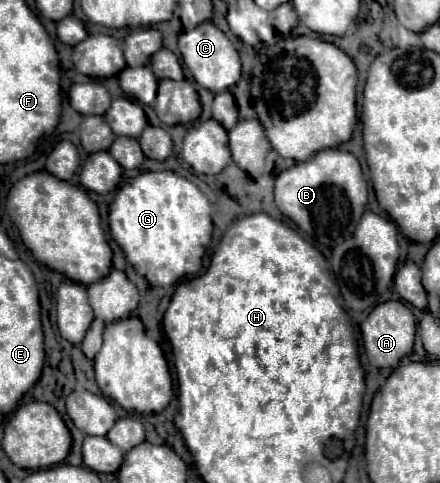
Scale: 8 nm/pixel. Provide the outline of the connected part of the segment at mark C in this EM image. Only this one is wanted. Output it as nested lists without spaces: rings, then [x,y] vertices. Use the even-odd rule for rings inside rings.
[[[202,22],[194,30],[182,32],[178,38],[178,48],[184,64],[188,66],[194,80],[202,88],[216,94],[228,90],[240,80],[240,68],[242,68],[240,56],[232,46],[232,42],[226,38],[226,34],[220,28],[216,28],[212,22]]]

